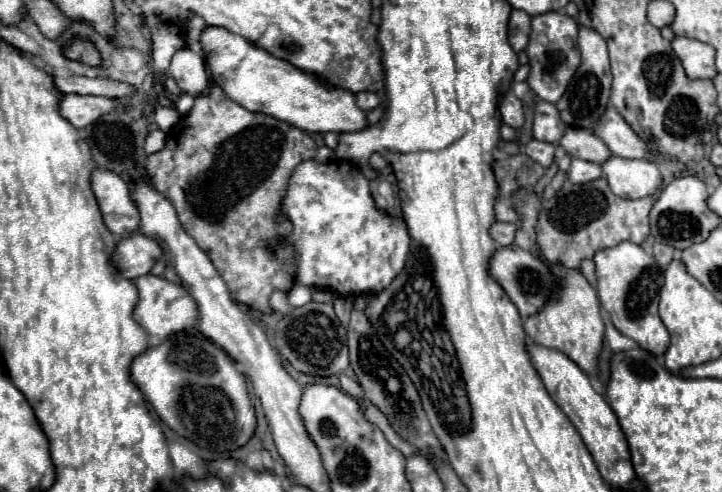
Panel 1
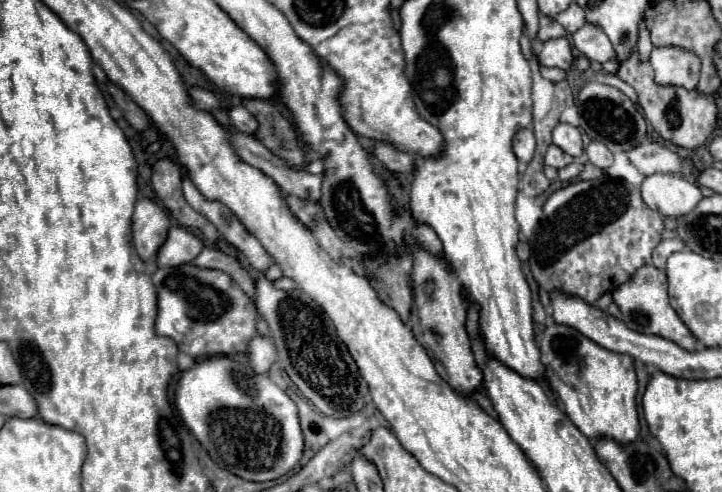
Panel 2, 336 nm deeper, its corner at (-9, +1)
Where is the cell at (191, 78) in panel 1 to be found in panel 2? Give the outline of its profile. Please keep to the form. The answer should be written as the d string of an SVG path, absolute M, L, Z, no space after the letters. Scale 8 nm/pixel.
M232 107L230 111L230 121L232 125L240 131L240 133L246 133L246 135L254 135L258 131L258 121L254 119L254 115L250 115L244 107Z

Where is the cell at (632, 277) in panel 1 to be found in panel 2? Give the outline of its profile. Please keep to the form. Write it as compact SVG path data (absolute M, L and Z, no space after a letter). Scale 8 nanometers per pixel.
M644 265L640 267L632 279L628 279L624 285L620 285L612 297L614 303L620 307L622 313L622 323L626 323L626 327L630 327L632 331L638 333L650 333L650 335L660 335L664 339L674 341L676 345L684 347L686 351L694 351L696 349L696 337L690 333L690 329L682 323L682 319L676 315L676 311L670 307L668 301L668 291L666 291L666 275L664 271L656 269L654 265Z

